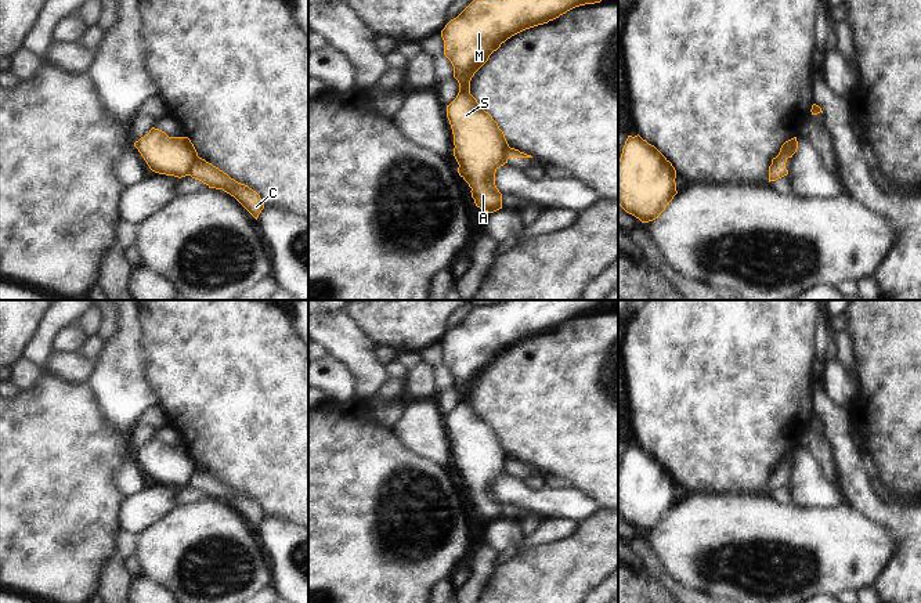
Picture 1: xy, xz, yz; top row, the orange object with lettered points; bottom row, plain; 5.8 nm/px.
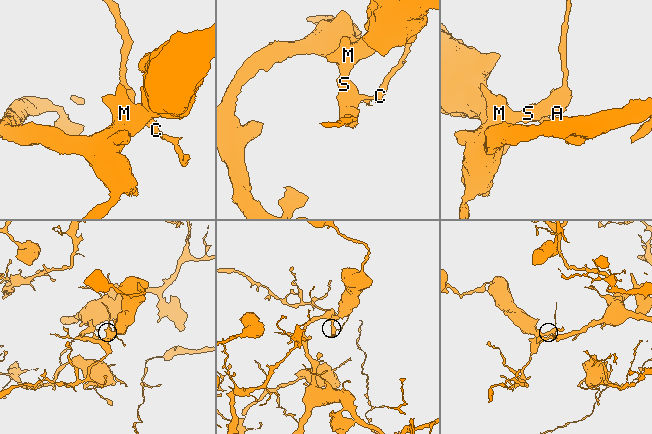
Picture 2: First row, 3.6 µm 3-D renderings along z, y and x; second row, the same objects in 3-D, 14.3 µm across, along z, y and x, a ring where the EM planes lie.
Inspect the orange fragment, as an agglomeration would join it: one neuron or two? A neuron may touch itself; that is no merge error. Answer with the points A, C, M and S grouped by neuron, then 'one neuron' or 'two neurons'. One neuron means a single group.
A M S / C; two neurons

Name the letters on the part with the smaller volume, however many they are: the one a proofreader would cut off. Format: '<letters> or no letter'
C

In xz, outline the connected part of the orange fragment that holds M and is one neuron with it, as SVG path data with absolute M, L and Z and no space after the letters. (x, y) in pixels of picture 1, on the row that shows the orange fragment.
M473 0L441 30L444 55L451 61L459 83L456 98L447 105L454 156L459 176L472 188L472 198L481 210L494 213L502 209L495 173L506 163L509 144L498 123L470 94L472 77L512 36L548 24L575 7L600 1Z

